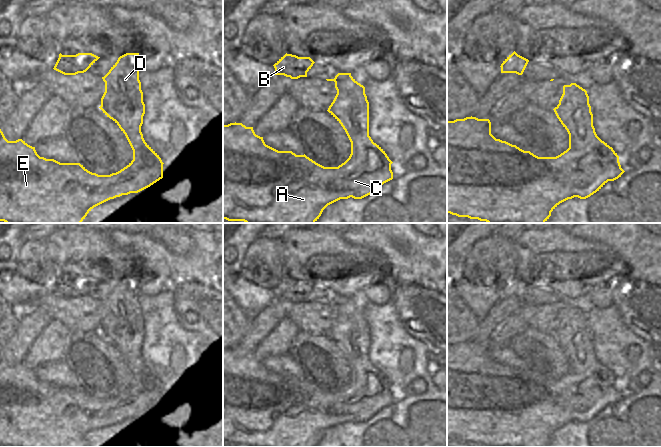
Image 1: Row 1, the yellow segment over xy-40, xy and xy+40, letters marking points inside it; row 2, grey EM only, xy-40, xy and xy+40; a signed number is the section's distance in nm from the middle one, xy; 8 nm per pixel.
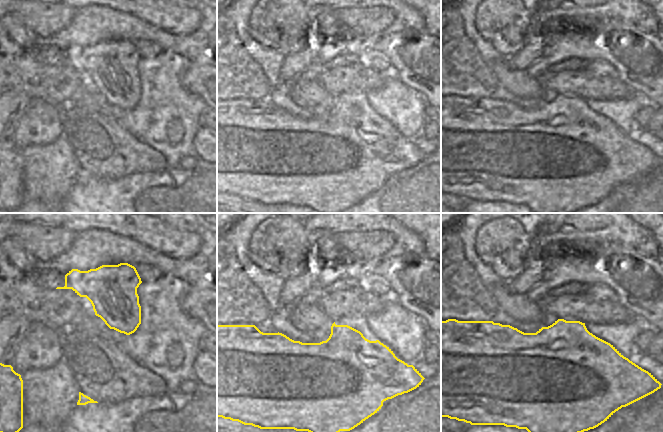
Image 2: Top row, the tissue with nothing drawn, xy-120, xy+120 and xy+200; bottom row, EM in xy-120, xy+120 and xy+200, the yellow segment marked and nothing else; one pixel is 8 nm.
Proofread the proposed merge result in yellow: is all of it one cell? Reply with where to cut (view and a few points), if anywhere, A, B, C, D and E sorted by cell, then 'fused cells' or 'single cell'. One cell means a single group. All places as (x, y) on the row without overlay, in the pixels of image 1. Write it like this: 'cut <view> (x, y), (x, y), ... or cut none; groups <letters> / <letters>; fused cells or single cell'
cut none; groups A B C D E; single cell

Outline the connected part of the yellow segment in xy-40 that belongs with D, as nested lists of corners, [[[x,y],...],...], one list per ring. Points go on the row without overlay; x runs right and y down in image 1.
[[[139,277],[120,280],[109,296],[102,301],[105,316],[99,331],[125,358],[132,374],[133,384],[123,393],[110,399],[98,399],[88,395],[80,387],[60,387],[40,381],[35,371],[22,363],[8,365],[0,353],[0,445],[5,447],[81,447],[96,430],[116,421],[138,417],[163,402],[163,386],[145,366],[141,356],[145,328],[139,304]]]

